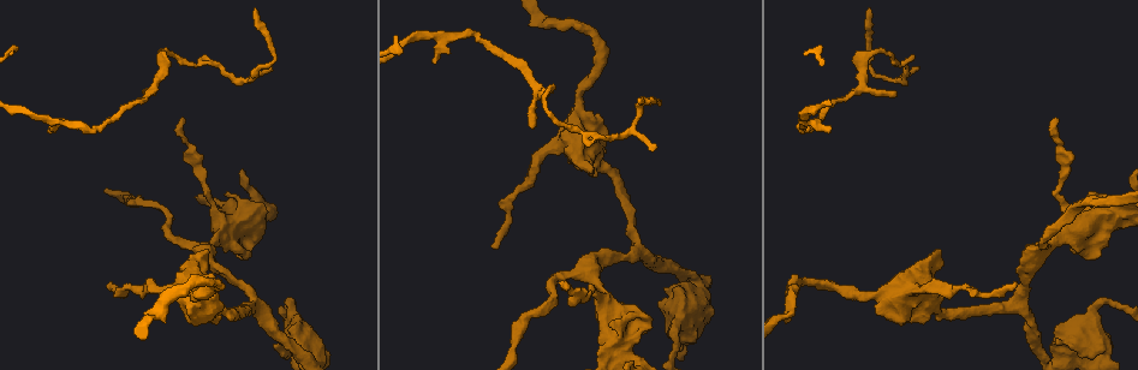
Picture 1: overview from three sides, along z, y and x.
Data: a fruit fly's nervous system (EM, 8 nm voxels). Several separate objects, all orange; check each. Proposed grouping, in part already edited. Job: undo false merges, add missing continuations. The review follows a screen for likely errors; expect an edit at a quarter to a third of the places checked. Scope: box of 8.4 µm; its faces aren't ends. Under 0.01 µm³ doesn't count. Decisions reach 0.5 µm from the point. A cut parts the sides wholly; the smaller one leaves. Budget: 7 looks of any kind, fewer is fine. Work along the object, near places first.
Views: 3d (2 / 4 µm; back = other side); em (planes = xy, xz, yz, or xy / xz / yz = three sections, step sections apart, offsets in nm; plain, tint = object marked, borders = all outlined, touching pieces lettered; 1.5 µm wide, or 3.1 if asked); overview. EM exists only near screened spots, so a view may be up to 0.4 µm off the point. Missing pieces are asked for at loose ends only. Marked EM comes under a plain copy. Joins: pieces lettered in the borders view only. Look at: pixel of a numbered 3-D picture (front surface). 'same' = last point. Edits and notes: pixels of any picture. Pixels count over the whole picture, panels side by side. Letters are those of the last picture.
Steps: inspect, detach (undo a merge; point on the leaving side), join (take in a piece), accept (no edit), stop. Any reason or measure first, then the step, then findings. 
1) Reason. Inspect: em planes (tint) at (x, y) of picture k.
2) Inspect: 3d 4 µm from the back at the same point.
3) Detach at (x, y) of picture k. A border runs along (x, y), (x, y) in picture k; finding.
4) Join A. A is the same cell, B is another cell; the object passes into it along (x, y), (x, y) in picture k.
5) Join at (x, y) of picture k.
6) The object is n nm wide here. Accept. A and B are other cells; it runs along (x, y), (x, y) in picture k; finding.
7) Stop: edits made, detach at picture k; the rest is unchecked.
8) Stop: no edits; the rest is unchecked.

Inspect: 3d 4 µm at (802, 121) of picture 1.

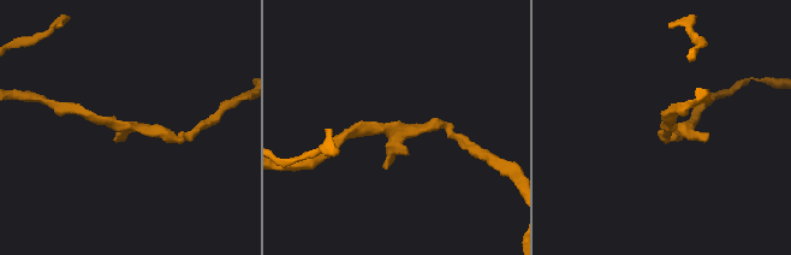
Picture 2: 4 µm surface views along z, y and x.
Inspect: em yz step 4 (tint) at (668, 127) of picture 2.

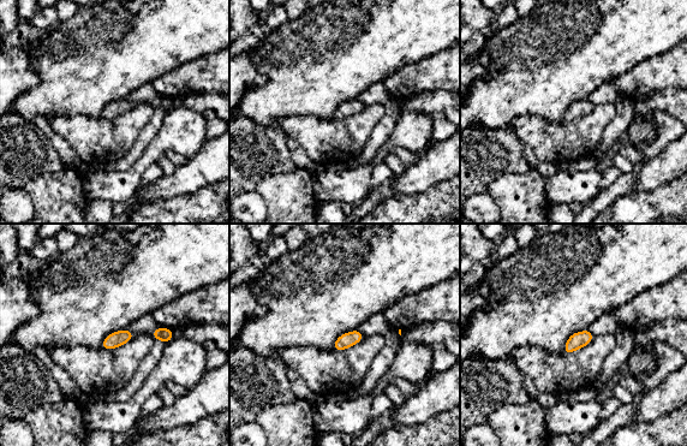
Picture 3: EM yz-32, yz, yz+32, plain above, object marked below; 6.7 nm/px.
Inspect: em planes (borders) at the same point.

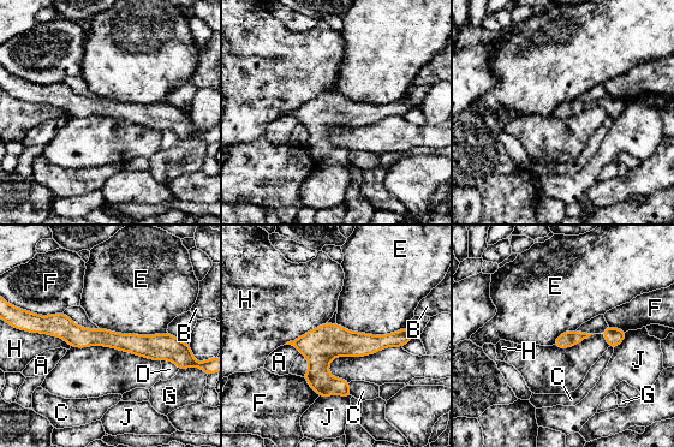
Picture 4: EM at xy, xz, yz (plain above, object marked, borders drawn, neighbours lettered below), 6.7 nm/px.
Accept. A, B, C, D, E, F, G, H and J are other cells; one cell here.

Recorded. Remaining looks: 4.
Sharp bend. Inspect: 3d 4 µm at (870, 59) of picture 1.

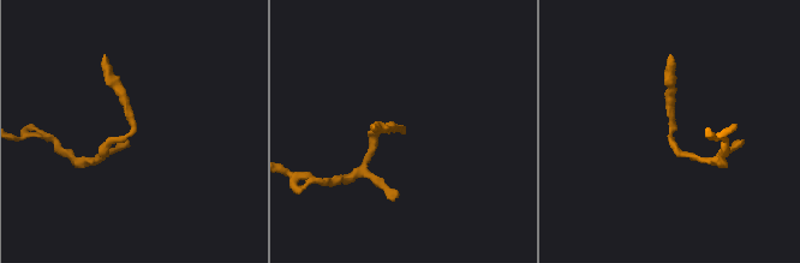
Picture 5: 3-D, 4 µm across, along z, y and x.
Now the EM. Inspect: em planes (tint) at (669, 123) of picture 5.

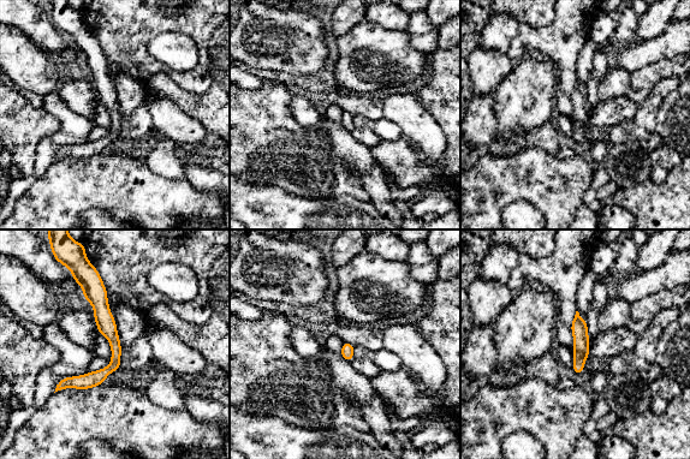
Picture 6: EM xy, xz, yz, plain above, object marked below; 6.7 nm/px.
See the neighbours. Inspect: em planes (borders) at the same point.

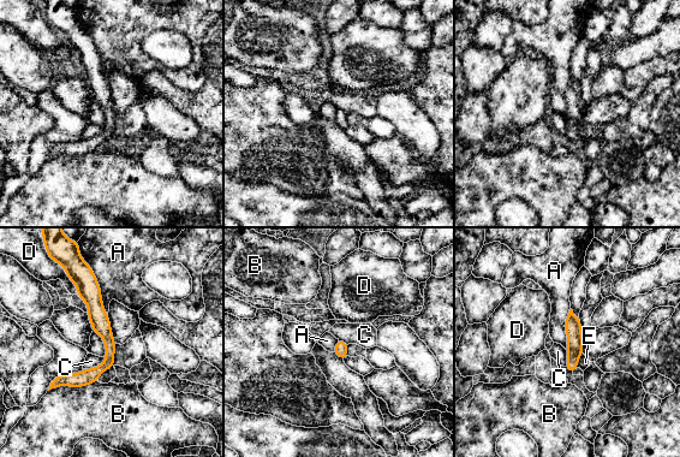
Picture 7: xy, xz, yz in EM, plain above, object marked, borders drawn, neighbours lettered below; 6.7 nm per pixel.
The longest contact is with A, 380 nm. Accept. A, B, C, D and E are other cells; a border runs along (85, 262), (94, 273), (107, 313) in picture 7; all the same cell.

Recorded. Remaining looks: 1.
An open end. Inspect: em planes (borders) at (1017, 285) of picture 1.

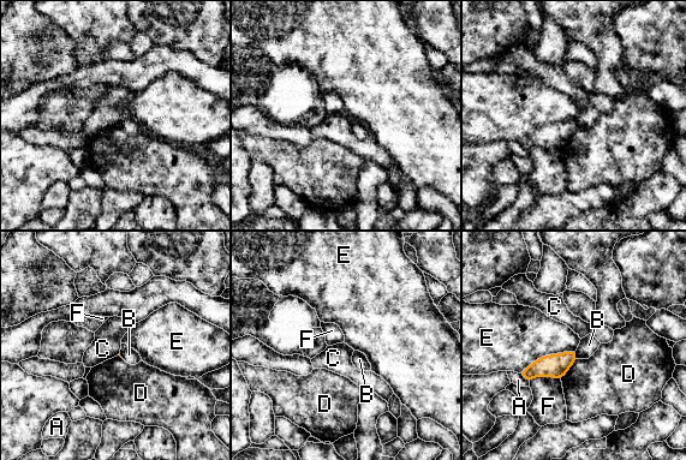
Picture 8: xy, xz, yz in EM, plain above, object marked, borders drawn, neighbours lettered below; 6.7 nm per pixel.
The longest contact is with E, 420 nm. Accept. A, B, C, D, E and F are other cells; none of them fits.

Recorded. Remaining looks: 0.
Stop: no edits; the rest is unchecked.

